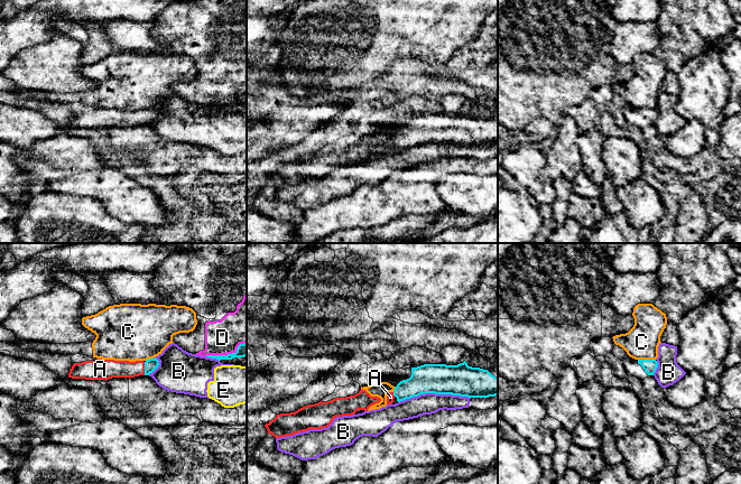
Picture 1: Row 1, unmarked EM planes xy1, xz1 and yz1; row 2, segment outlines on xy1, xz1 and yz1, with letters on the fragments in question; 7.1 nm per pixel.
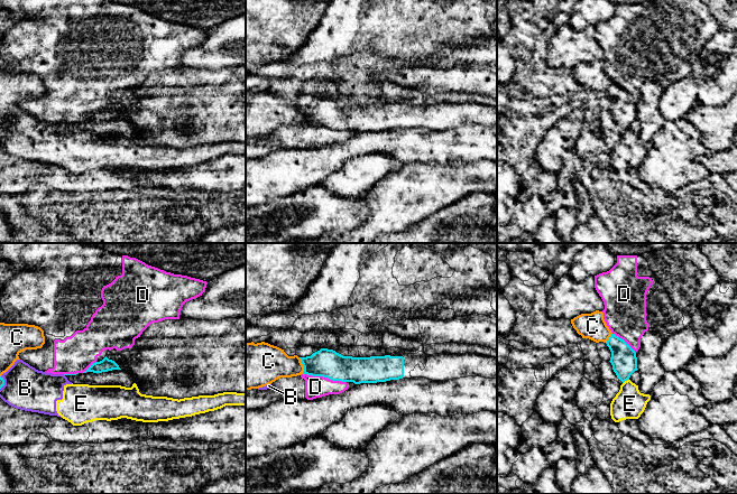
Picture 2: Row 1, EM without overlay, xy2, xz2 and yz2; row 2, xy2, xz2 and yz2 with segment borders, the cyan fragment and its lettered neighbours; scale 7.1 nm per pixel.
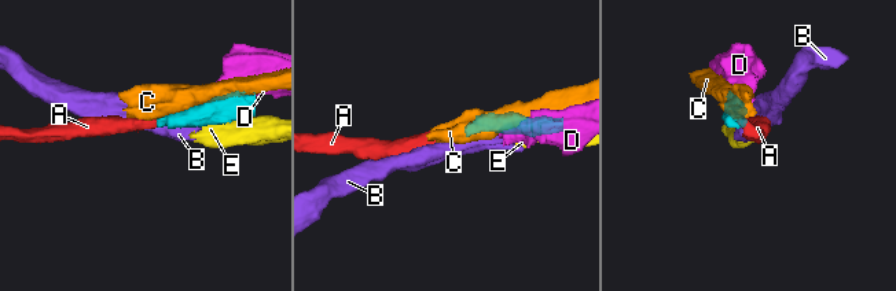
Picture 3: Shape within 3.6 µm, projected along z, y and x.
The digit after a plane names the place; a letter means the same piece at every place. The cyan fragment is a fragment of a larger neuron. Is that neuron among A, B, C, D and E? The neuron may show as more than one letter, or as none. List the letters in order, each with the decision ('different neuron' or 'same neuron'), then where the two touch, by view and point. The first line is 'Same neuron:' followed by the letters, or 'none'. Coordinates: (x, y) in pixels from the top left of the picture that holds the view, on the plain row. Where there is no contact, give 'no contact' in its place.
Same neuron: A
A: same neuron | xy1 (145, 118)
B: different neuron | xz1 (434, 141)
C: different neuron | yz1 (647, 109)
D: different neuron | xy1 (228, 103)
E: different neuron | yz2 (625, 129)

